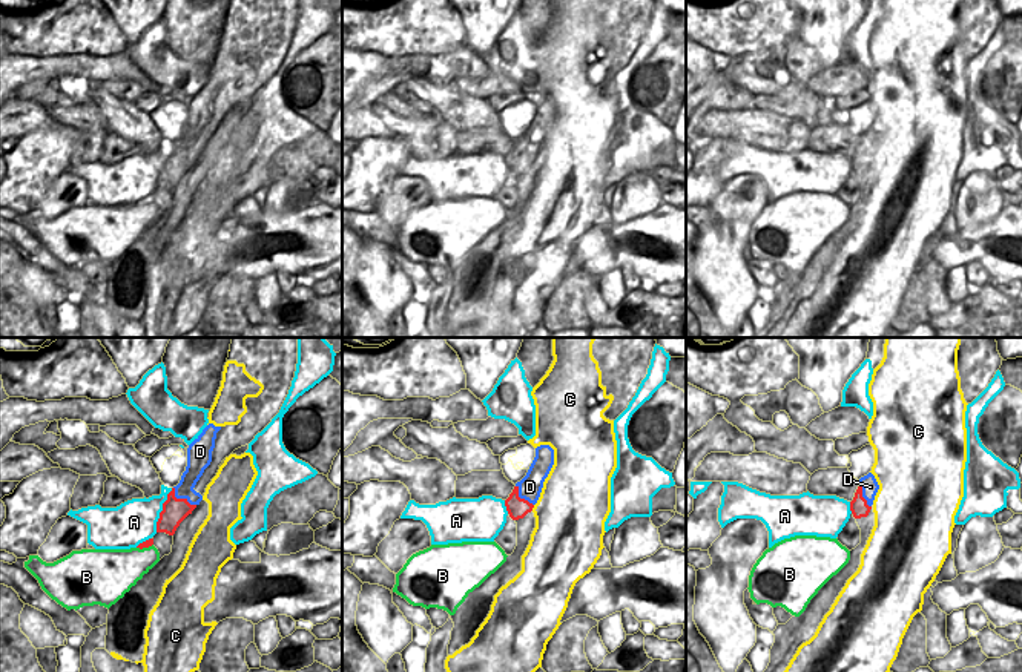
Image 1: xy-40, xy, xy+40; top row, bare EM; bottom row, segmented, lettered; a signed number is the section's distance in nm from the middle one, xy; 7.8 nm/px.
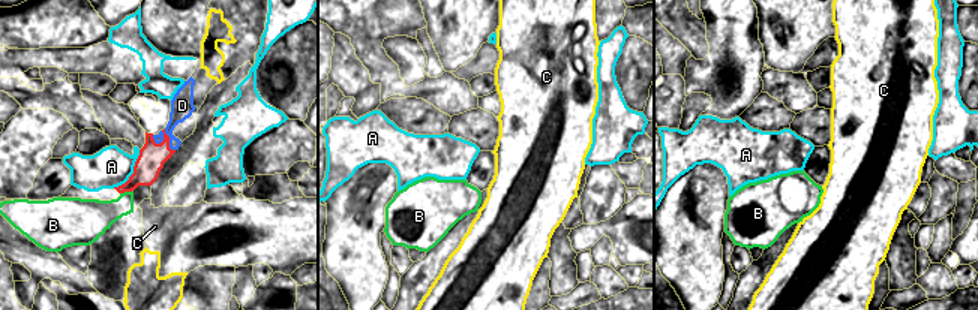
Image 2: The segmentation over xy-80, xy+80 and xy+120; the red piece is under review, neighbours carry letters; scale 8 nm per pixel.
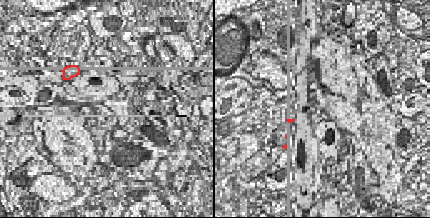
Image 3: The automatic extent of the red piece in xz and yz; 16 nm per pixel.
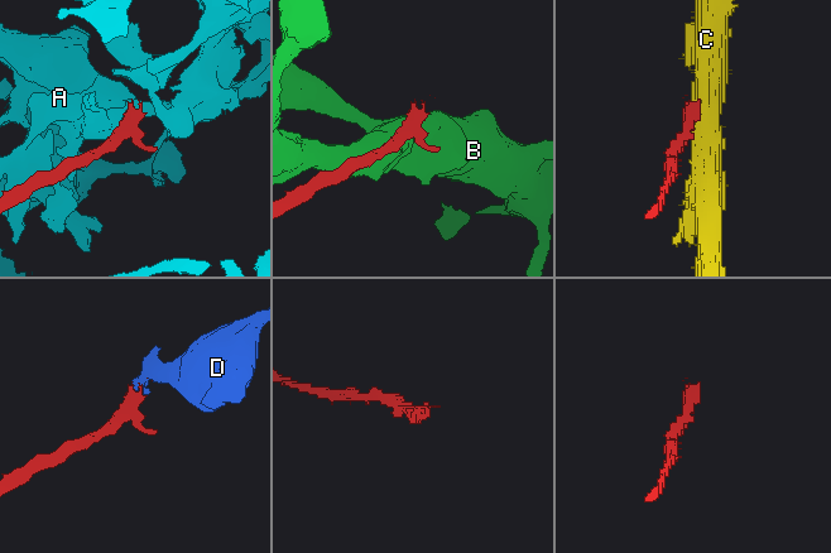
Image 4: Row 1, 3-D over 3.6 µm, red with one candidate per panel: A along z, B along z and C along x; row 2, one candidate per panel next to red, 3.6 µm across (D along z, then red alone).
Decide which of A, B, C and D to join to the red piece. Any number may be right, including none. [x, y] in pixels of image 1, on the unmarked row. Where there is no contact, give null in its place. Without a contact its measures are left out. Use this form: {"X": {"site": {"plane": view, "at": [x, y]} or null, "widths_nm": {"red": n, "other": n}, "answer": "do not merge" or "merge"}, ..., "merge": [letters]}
{"A": {"site": {"plane": "xy-40", "at": [163, 166]}, "widths_nm": {"red": 190, "other": 340}, "answer": "do not merge"}, "B": {"site": {"plane": "xy-40", "at": [145, 203]}, "widths_nm": {"red": 50, "other": 320}, "answer": "do not merge"}, "C": {"site": {"plane": "xy", "at": [533, 163]}, "widths_nm": {"red": 170, "other": 460}, "answer": "do not merge"}, "D": {"site": {"plane": "xy-40", "at": [181, 155]}, "widths_nm": {"red": 190, "other": 140}, "answer": "do not merge"}, "merge": []}

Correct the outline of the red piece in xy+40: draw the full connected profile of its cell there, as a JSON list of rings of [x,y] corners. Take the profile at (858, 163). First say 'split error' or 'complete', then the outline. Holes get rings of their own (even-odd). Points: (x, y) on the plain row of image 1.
complete | [[[859,140],[853,156],[850,158],[850,167],[855,175],[867,173],[872,163],[867,161],[867,156],[862,153],[862,141]]]

